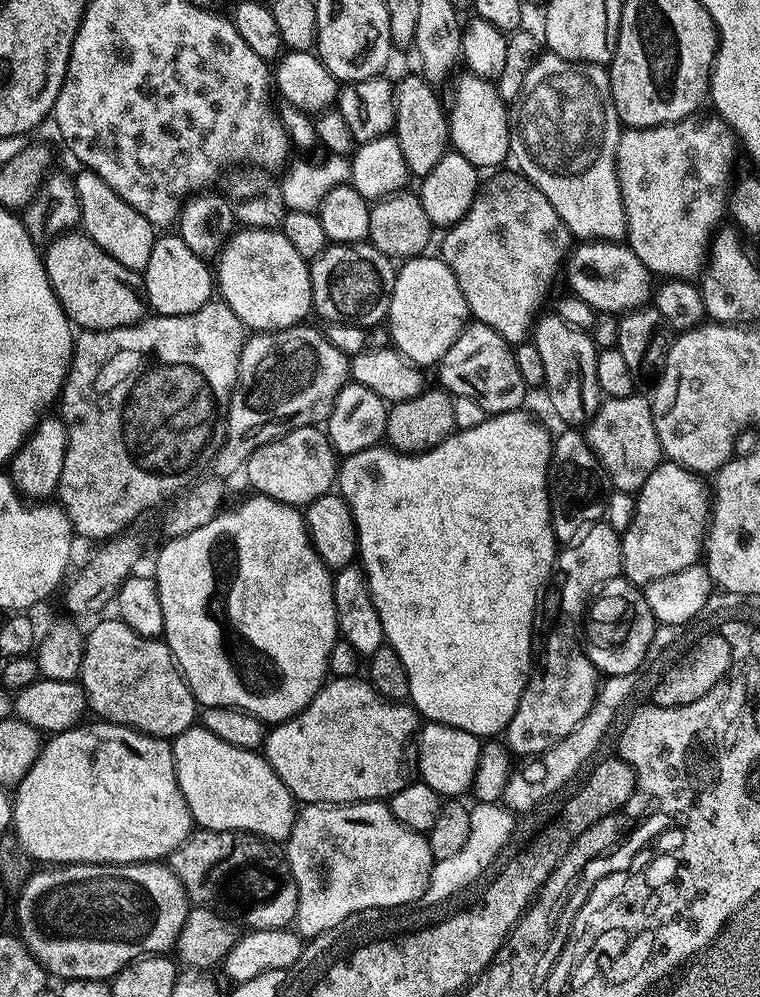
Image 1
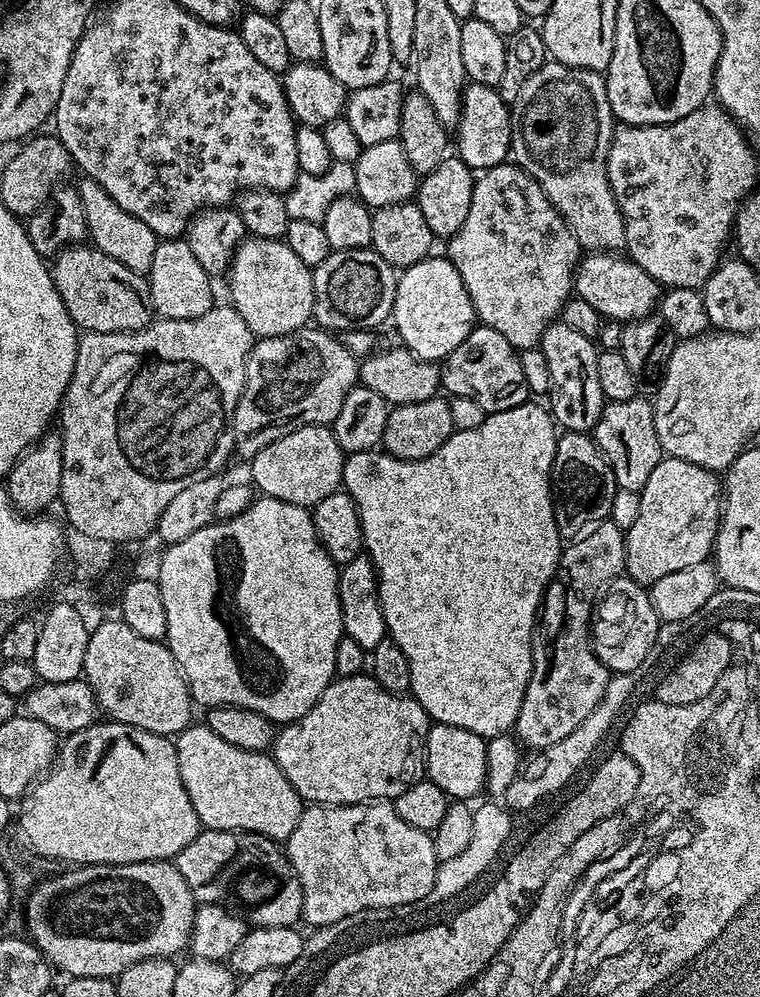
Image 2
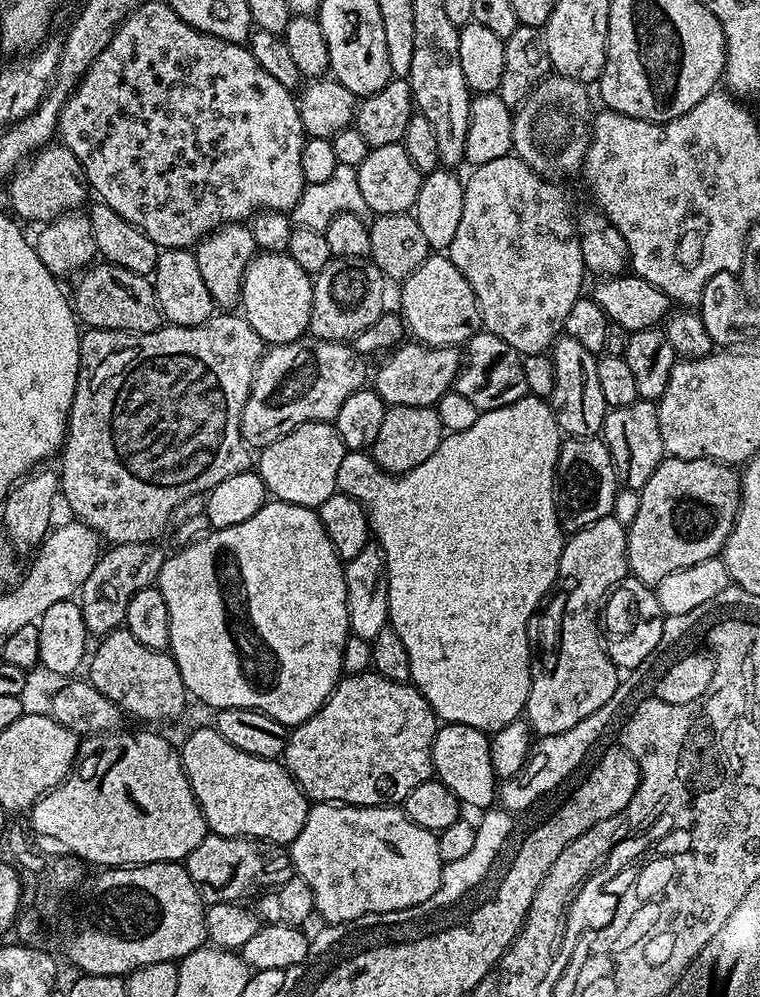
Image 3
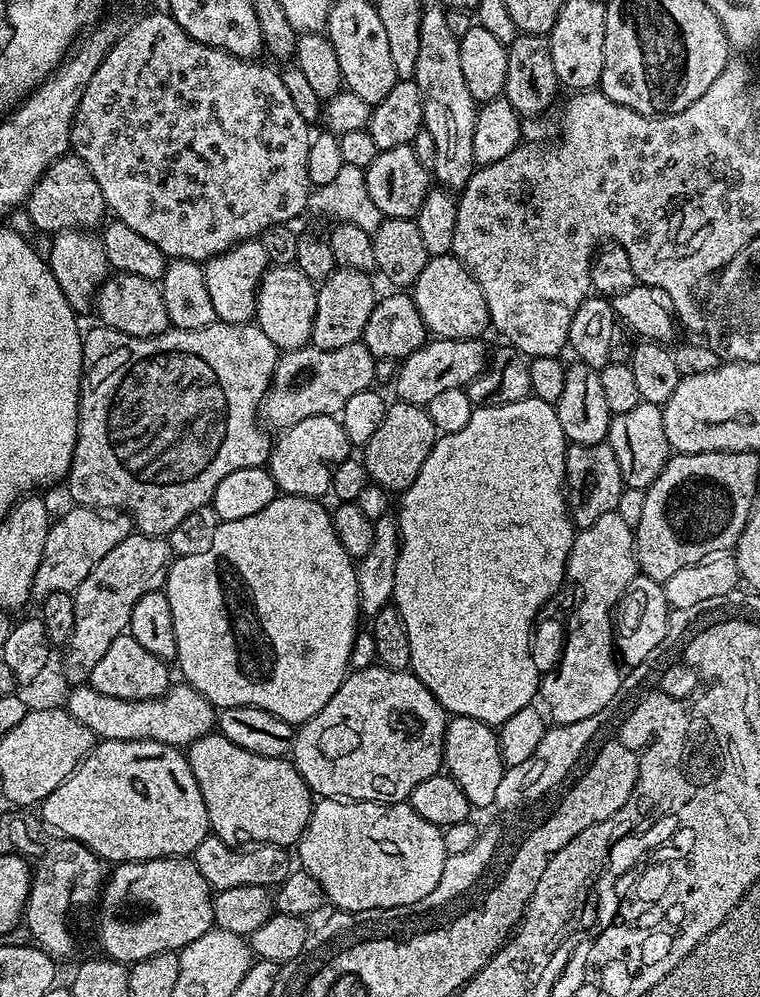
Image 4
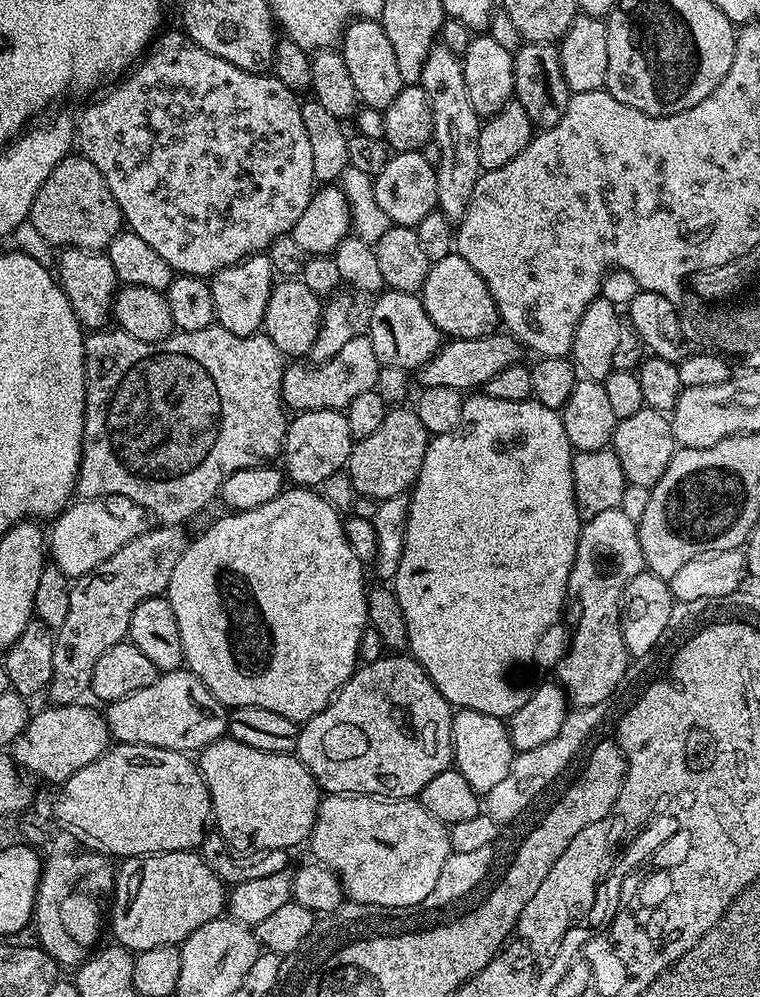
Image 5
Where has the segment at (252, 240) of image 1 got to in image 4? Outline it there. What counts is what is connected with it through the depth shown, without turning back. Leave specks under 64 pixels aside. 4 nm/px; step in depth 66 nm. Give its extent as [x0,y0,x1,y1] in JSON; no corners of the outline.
[254,266,317,352]

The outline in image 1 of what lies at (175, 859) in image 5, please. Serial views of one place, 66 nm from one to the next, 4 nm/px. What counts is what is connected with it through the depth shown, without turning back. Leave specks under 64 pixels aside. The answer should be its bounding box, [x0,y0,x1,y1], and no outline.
[14,863,190,981]

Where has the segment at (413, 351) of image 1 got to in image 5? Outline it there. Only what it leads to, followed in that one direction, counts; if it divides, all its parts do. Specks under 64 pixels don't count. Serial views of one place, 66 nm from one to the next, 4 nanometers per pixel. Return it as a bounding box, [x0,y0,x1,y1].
[422,255,501,340]

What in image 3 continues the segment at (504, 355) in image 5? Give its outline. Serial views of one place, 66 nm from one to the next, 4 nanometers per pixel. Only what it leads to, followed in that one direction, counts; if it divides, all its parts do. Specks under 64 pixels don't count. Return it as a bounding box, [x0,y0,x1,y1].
[374,342,462,407]

